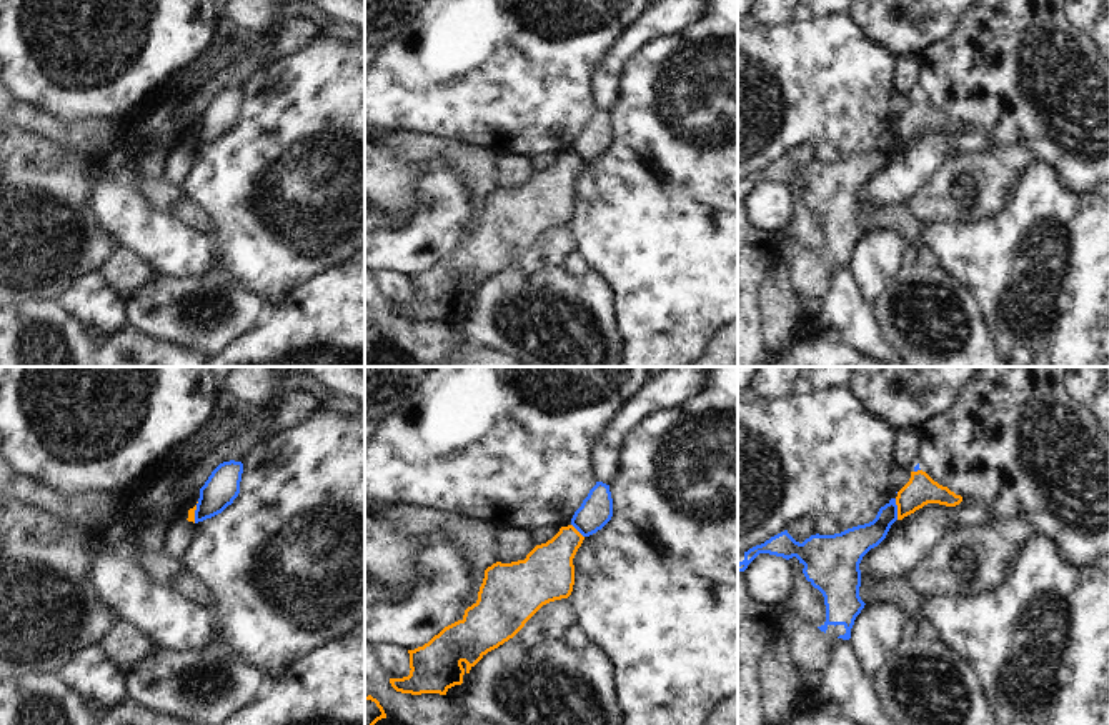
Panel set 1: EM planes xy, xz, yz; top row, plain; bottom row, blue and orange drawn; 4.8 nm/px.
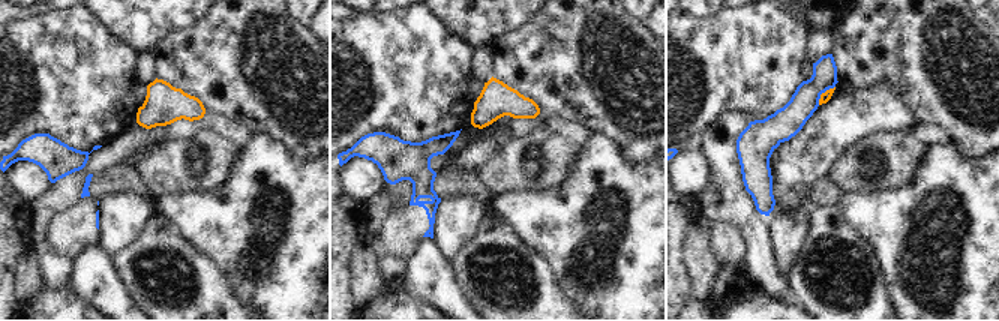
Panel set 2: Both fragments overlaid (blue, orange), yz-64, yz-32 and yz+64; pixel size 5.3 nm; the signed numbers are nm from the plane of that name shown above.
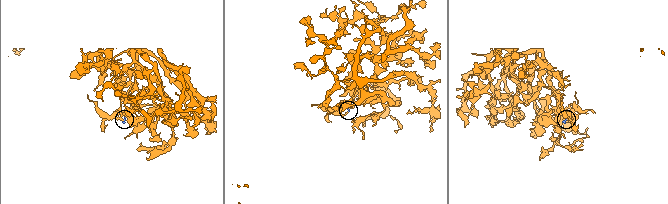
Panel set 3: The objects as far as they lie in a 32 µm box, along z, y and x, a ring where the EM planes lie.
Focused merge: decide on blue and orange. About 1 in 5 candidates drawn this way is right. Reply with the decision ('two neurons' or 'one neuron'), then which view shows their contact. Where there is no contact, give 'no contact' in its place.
two neurons | yz

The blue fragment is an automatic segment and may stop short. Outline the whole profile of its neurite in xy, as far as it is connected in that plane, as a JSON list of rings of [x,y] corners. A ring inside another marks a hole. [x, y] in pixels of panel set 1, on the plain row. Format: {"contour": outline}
{"contour": [[[241,88],[220,90],[205,112],[200,115],[200,125],[195,137],[195,150],[221,140],[240,120],[243,100]]]}

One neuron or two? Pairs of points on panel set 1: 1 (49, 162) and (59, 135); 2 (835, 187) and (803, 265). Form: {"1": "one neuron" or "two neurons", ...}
{"1": "two neurons", "2": "one neuron"}

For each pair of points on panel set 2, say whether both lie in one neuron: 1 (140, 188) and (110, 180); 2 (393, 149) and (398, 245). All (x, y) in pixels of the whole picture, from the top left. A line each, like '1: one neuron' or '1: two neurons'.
1: one neuron
2: one neuron

